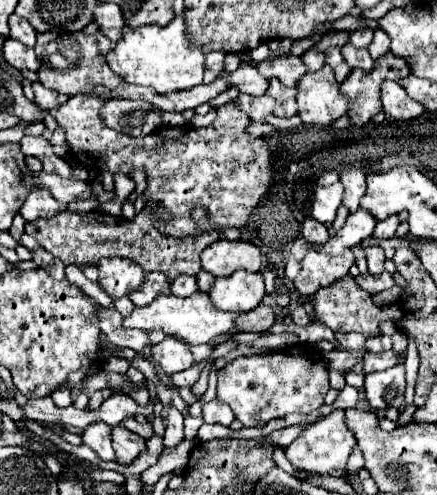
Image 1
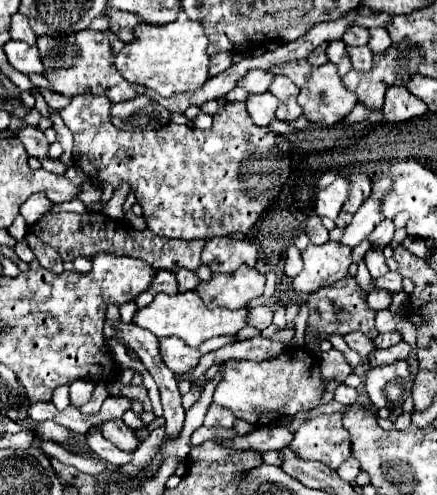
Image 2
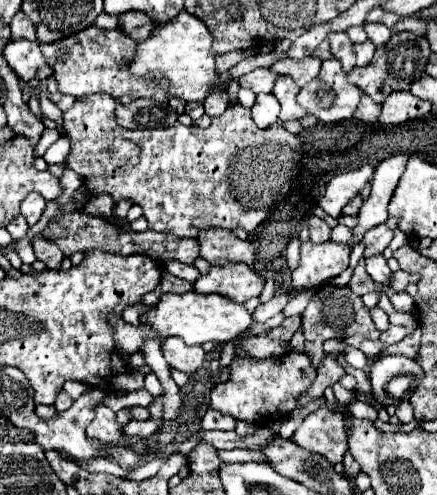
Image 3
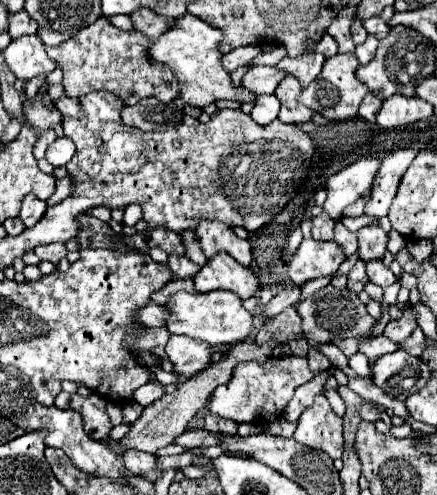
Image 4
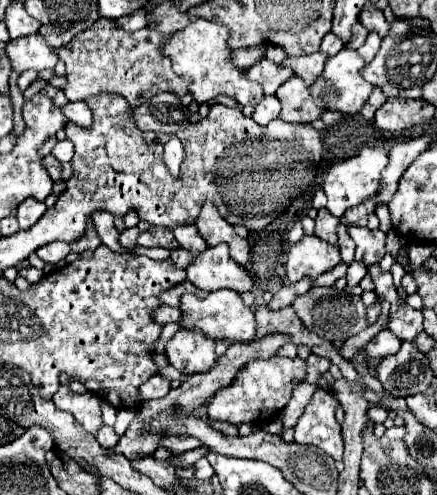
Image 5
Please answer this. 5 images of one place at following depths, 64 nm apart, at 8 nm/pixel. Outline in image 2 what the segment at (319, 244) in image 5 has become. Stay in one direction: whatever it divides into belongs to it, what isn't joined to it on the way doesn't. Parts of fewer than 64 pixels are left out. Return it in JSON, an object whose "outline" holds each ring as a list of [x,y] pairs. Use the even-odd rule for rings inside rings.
{"outline":[[[326,242],[322,246],[310,244],[302,252],[302,260],[304,260],[304,270],[292,280],[292,286],[294,286],[296,292],[304,292],[304,294],[312,294],[312,292],[320,290],[322,286],[330,286],[336,280],[342,280],[348,274],[348,266],[352,264],[350,248],[348,246],[342,246],[338,242]]]}

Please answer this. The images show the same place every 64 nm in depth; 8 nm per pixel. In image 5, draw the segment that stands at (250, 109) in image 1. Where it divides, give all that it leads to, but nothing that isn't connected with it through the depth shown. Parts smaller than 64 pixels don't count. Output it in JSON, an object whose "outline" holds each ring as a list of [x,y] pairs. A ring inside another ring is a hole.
{"outline":[[[264,96],[262,102],[256,106],[252,118],[254,118],[258,124],[266,126],[266,124],[272,122],[274,118],[278,118],[278,114],[280,114],[280,102],[278,102],[278,98],[276,98],[276,96]]]}

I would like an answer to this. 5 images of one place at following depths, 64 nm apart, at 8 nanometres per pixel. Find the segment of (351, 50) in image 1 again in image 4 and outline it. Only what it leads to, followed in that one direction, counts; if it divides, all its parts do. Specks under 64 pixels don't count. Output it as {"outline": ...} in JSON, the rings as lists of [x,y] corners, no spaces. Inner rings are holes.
{"outline":[[[370,34],[370,36],[366,38],[366,42],[364,42],[364,44],[356,46],[358,62],[360,62],[360,64],[368,64],[368,62],[372,60],[372,56],[374,56],[376,48],[378,48],[378,40],[376,40],[376,36],[372,36],[372,34]]]}

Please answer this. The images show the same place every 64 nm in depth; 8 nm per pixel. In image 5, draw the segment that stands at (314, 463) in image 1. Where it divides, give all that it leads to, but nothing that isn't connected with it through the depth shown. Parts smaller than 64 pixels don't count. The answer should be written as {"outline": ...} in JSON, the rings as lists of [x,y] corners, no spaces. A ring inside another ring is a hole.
{"outline":[[[318,388],[294,428],[296,432],[294,440],[298,444],[318,446],[334,460],[342,460],[344,444],[342,444],[340,424],[334,418],[336,408],[338,408],[338,400],[334,392]]]}

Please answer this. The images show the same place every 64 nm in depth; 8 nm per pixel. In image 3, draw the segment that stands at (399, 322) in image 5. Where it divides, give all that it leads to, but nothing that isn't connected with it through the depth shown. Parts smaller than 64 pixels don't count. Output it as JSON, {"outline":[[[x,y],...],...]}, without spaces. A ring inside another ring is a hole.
{"outline":[[[390,326],[380,334],[380,340],[386,344],[396,344],[406,336],[406,326]]]}

